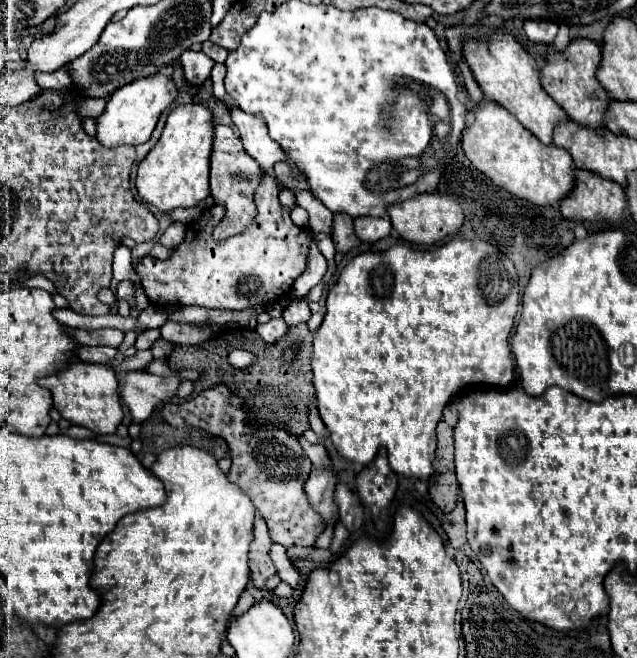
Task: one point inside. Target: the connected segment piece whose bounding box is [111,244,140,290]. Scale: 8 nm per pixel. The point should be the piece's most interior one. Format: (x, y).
(122, 261)

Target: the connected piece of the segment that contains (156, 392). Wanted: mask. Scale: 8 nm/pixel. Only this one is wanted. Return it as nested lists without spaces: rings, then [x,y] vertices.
[[[127,370],[119,374],[121,398],[135,424],[145,422],[159,404],[169,402],[175,396],[177,384],[179,376],[163,378],[145,370]]]

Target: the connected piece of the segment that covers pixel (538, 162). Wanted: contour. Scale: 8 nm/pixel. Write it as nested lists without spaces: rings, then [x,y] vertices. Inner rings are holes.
[[[483,100],[475,106],[475,122],[463,130],[463,152],[473,162],[473,156],[483,156],[487,176],[495,176],[495,184],[535,206],[555,206],[575,188],[575,164],[563,148],[541,144],[515,116],[503,106]]]

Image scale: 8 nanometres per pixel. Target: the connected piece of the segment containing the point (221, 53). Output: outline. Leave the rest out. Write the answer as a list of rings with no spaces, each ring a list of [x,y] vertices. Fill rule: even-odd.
[[[203,42],[203,52],[211,58],[211,60],[215,60],[215,62],[225,62],[225,58],[227,58],[227,50],[223,50],[221,46],[217,46],[217,44],[213,44],[213,42]]]

